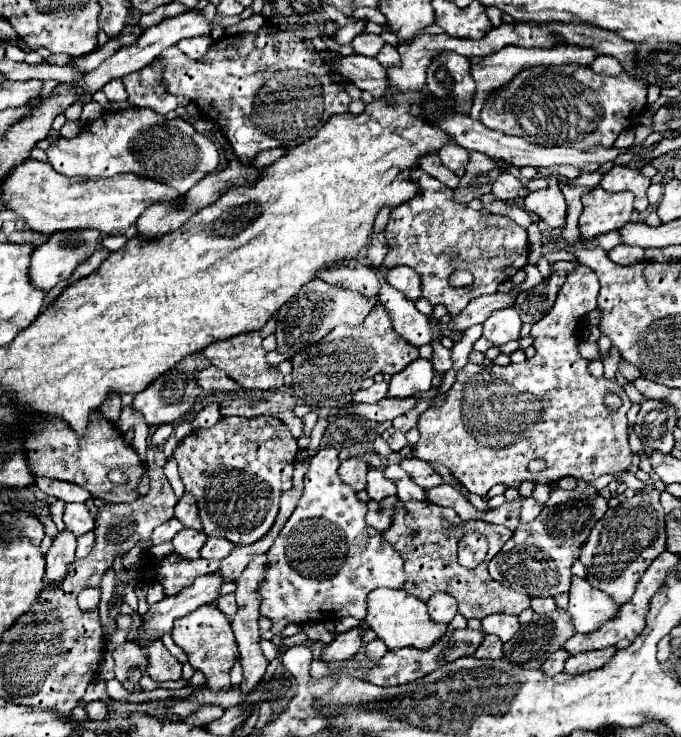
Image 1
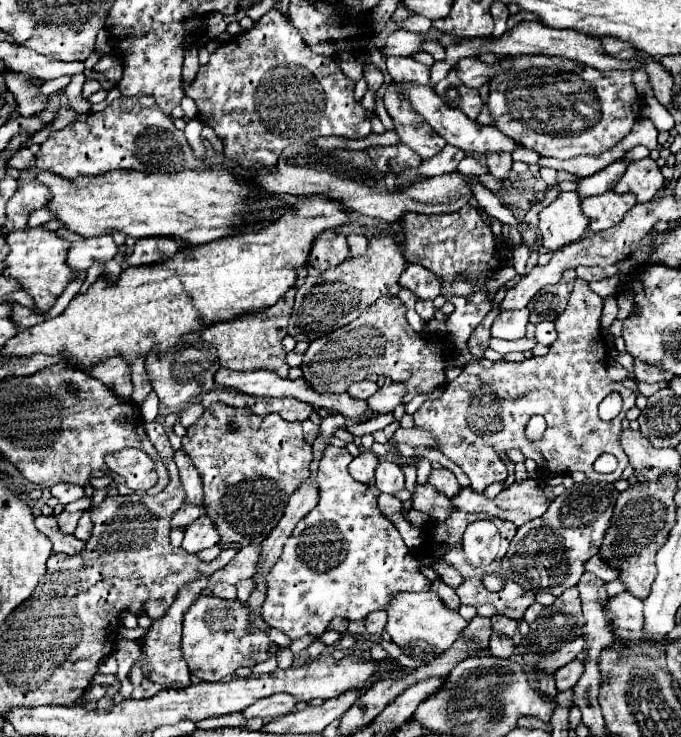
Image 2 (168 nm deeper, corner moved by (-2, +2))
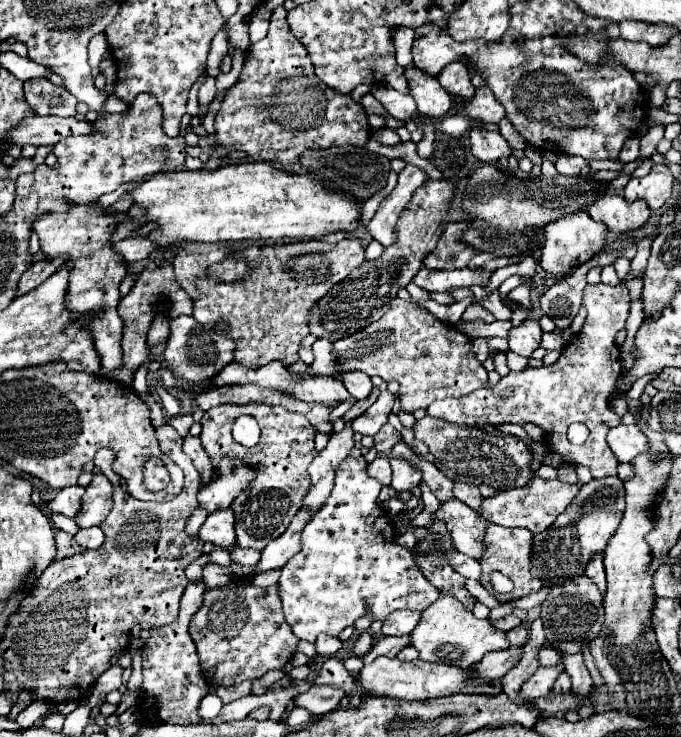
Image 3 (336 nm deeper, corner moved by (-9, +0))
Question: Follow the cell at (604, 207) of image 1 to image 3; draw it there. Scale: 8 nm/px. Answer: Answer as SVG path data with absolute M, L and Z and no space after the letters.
M604 194L588 206L588 214L592 220L604 222L612 234L626 234L642 228L652 212L644 200L626 202L622 196Z

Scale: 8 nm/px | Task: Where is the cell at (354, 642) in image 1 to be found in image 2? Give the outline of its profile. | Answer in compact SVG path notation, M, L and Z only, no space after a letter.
M371 612L365 618L365 630L367 630L367 634L381 634L383 628L385 628L385 622L387 622L387 614L385 612Z

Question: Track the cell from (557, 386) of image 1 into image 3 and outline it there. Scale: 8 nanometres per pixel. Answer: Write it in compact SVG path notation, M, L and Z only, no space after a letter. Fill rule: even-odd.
M602 282L588 284L584 288L584 306L588 310L586 322L580 334L566 344L556 364L542 368L528 366L524 372L510 372L496 386L480 388L470 396L436 400L426 408L428 414L454 424L468 424L476 428L492 428L500 424L524 426L532 422L544 430L548 448L552 452L558 452L566 460L574 460L586 466L594 478L614 476L618 460L606 442L606 434L610 428L622 422L612 412L610 400L618 392L616 382L622 374L616 332L624 328L628 318L628 288L624 284L618 284L614 288ZM572 422L584 422L590 430L590 436L582 446L574 446L566 438L566 430Z

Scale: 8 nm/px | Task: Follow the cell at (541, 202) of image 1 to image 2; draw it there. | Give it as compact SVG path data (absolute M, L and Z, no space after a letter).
M561 192L539 212L539 232L545 250L559 250L585 234L587 218L583 216L579 204L581 200L575 192Z

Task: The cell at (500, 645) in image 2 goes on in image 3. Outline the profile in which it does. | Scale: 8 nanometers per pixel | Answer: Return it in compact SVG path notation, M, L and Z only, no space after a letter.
M522 622L518 628L508 630L506 636L508 636L508 640L510 640L512 646L516 646L516 644L524 644L524 642L528 640L528 628L526 628L526 622Z

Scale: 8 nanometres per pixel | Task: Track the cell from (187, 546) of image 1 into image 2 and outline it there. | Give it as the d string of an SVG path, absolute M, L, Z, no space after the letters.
M203 514L203 518L197 518L195 522L191 522L191 526L187 526L181 546L187 552L197 554L199 550L209 548L209 546L213 546L217 542L219 542L219 534L217 534L213 522Z

